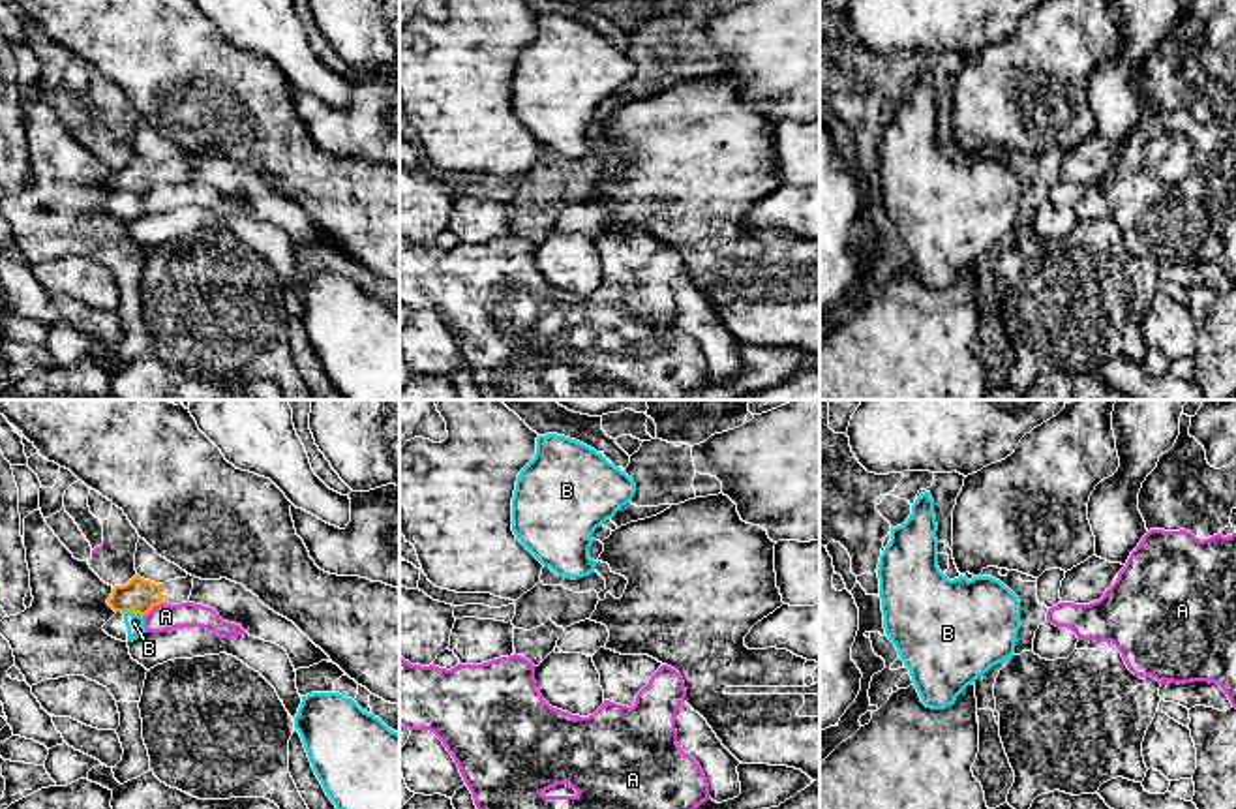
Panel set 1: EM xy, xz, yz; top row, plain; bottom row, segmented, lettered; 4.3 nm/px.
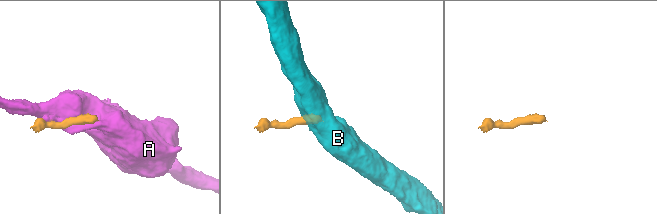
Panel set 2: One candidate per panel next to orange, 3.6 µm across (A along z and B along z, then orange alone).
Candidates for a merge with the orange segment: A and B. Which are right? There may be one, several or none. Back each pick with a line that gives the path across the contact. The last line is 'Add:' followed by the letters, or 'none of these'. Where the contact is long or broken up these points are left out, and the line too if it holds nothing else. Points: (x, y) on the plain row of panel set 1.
Add: none of these

